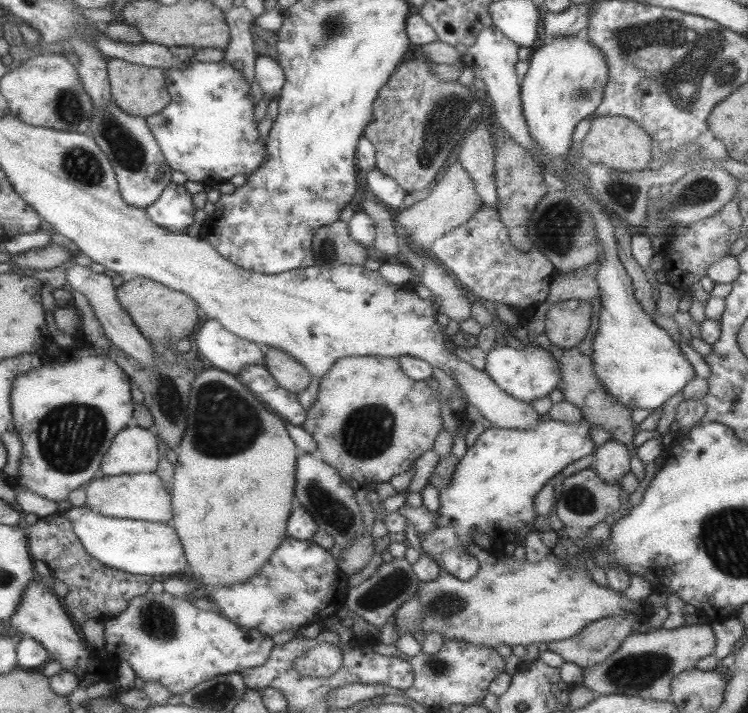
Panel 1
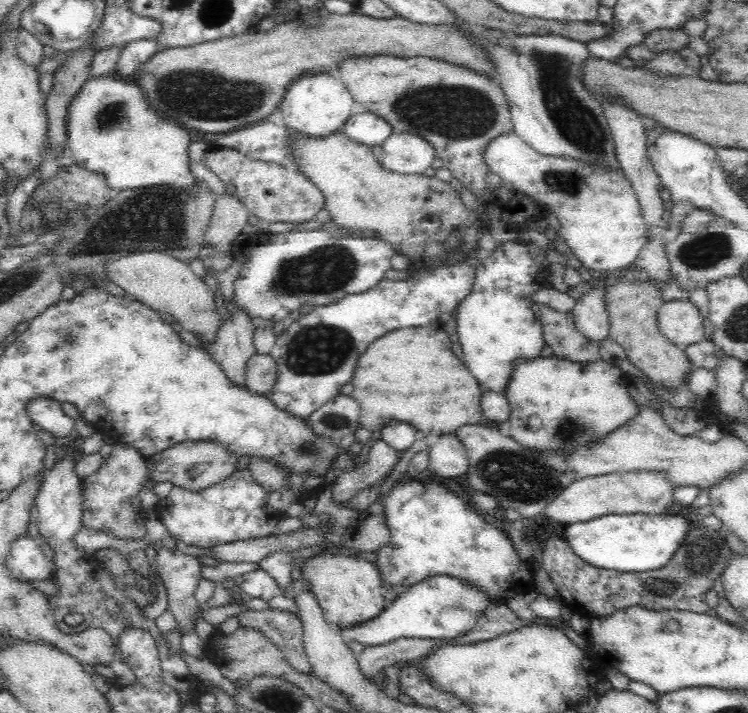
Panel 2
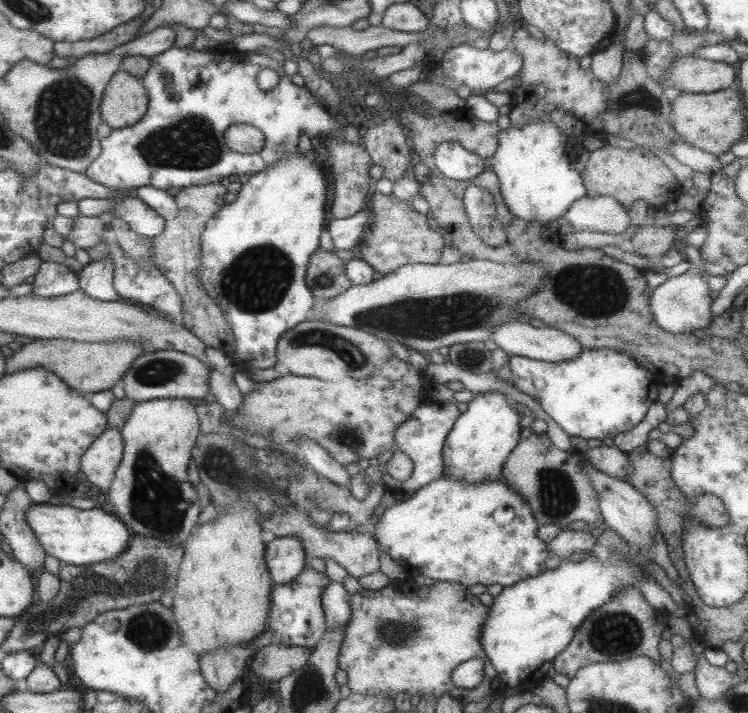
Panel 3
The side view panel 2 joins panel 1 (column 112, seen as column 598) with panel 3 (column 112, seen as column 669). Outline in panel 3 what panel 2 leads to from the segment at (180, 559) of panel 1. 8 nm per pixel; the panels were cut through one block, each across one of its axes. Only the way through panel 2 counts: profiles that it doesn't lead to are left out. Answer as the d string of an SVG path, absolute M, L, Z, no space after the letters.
M33 503L27 511L27 521L48 555L55 556L61 564L74 566L114 561L127 550L132 534L109 508L78 510L58 503Z

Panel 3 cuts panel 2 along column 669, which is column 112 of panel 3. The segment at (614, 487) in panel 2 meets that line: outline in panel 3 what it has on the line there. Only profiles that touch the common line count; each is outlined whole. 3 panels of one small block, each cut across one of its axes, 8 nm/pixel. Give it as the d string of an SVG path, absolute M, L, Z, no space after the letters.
M190 398L138 401L120 432L124 439L124 454L116 469L114 481L106 489L107 508L129 530L134 530L132 533L159 539L172 547L182 547L192 538L203 509L197 488L188 479L188 464L193 460L192 449L196 445L196 437L201 433L196 406Z

